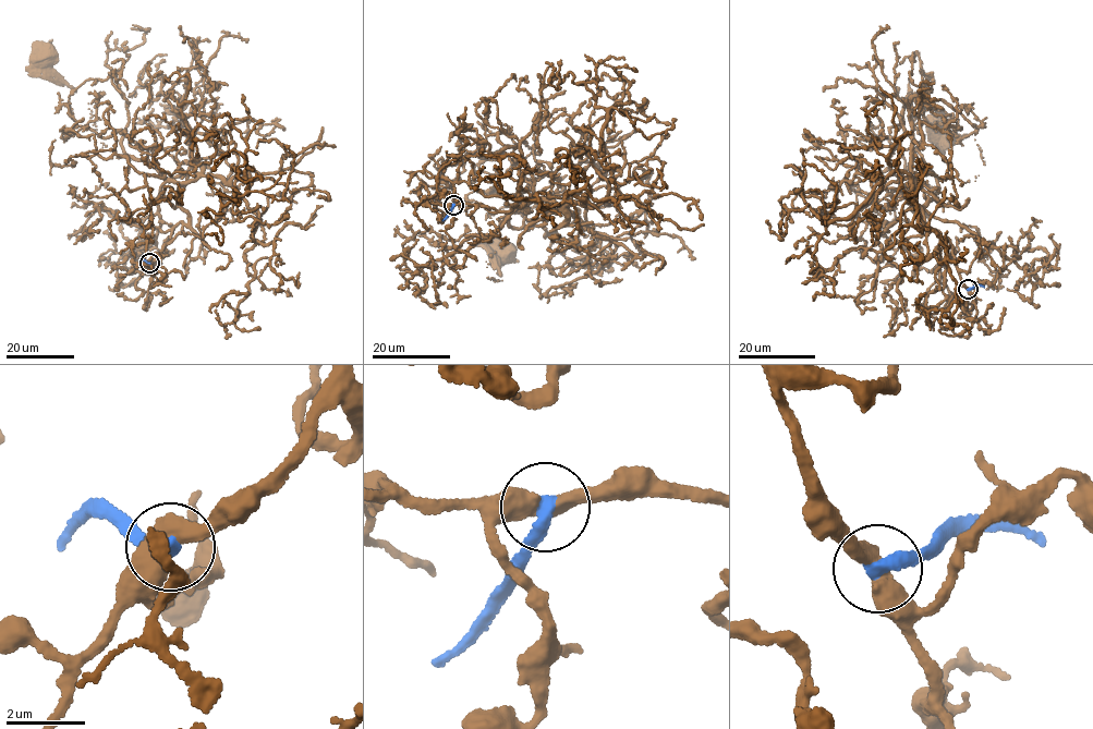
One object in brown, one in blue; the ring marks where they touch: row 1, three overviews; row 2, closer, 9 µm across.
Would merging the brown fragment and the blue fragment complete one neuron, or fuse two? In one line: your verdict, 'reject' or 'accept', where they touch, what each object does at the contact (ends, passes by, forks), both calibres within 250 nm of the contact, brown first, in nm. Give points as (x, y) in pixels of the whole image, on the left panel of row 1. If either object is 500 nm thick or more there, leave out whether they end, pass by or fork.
reject; place (149, 263); brown passes by; blue ends; calibres 440 and 400 nm

